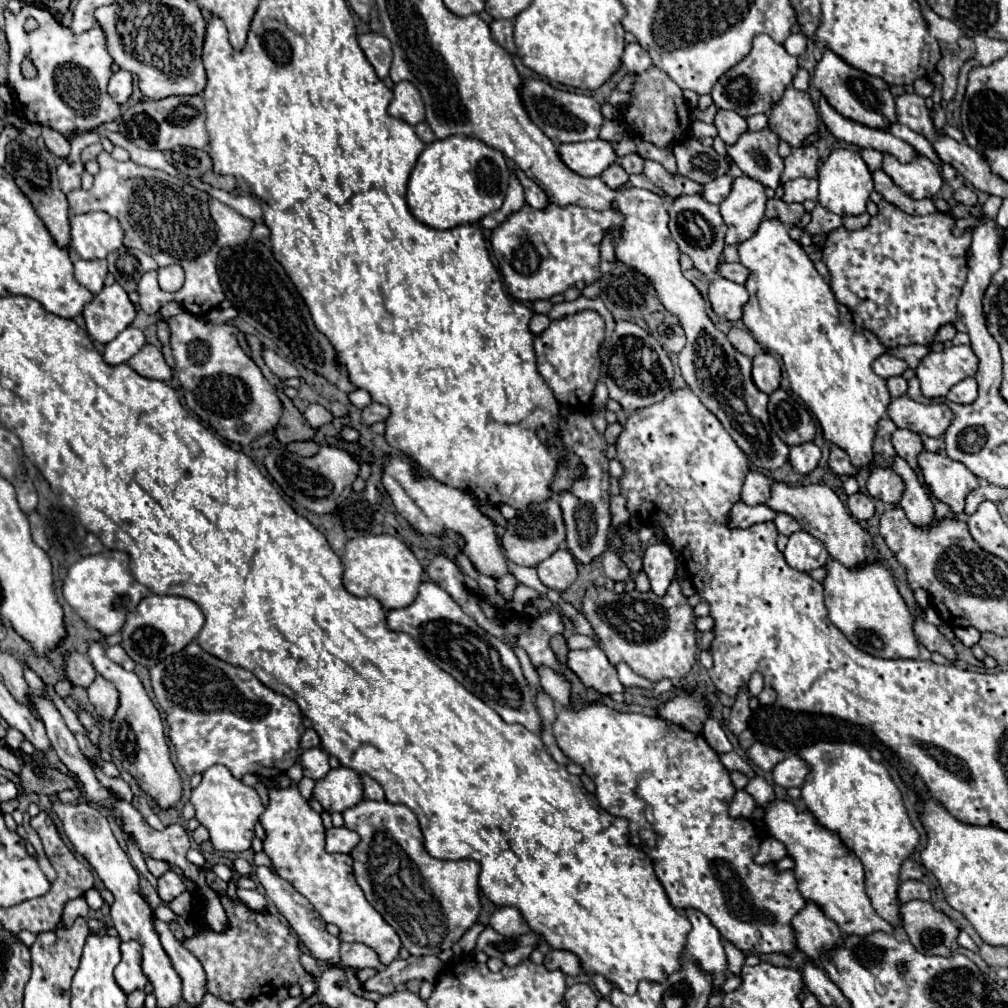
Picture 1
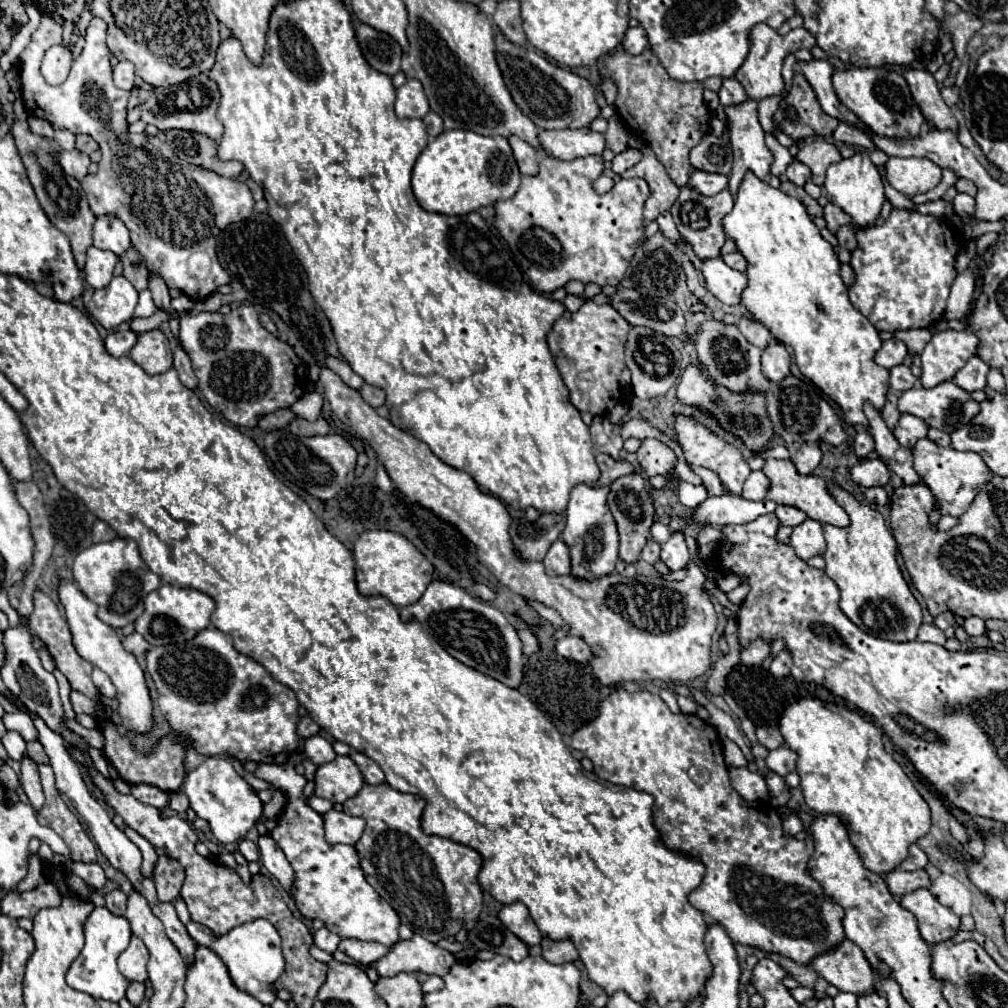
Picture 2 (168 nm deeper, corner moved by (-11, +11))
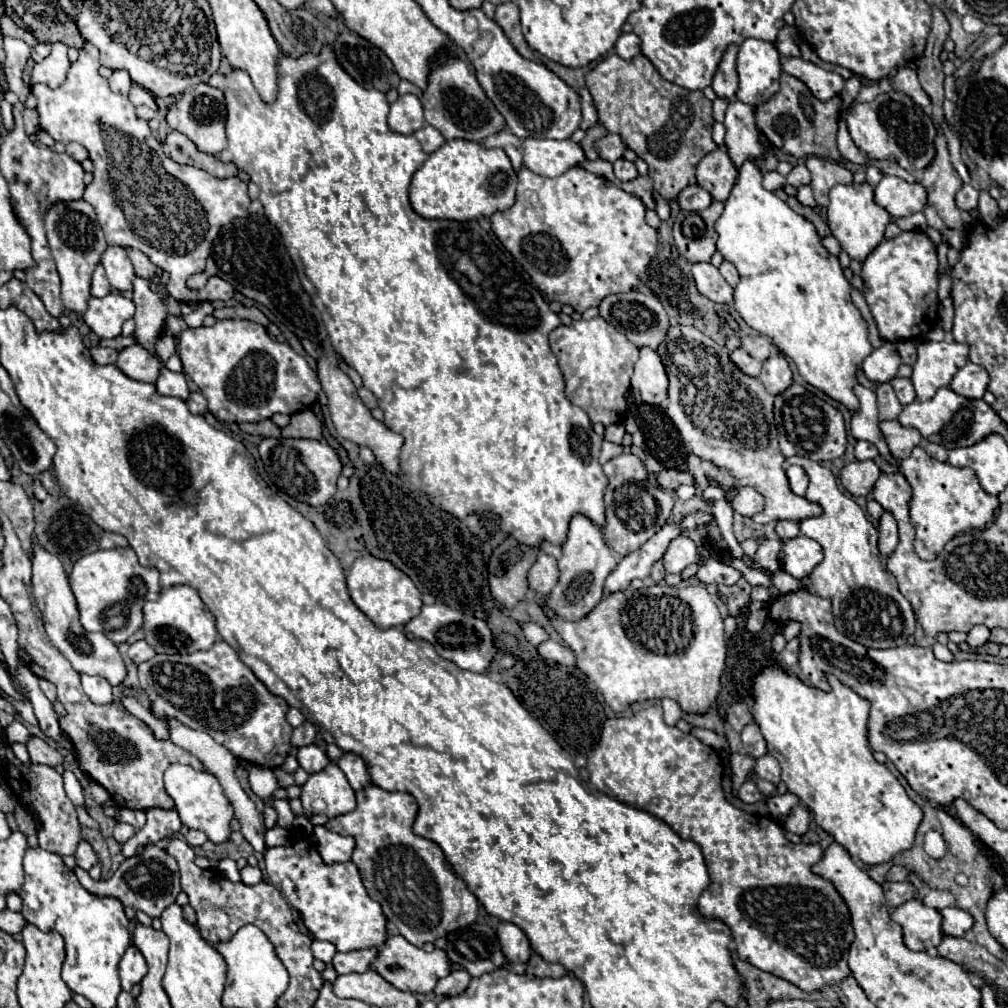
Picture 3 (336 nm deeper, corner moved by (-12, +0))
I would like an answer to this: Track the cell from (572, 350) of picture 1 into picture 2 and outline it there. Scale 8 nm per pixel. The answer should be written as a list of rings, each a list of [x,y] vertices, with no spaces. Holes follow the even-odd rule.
[[[585,301],[585,305],[577,313],[565,311],[555,323],[553,329],[547,335],[549,351],[555,359],[555,365],[563,377],[565,387],[569,389],[571,403],[583,413],[589,411],[591,415],[607,415],[621,397],[621,387],[619,387],[619,373],[625,369],[625,355],[623,355],[623,343],[629,333],[629,323],[613,309],[611,305],[597,305],[593,301]]]

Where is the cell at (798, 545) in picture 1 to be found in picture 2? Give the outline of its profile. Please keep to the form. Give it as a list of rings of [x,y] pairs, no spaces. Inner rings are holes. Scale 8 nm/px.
[[[813,519],[803,521],[803,525],[797,525],[793,529],[789,545],[795,549],[797,557],[805,561],[815,555],[823,555],[827,549],[827,541],[823,537],[823,525]]]

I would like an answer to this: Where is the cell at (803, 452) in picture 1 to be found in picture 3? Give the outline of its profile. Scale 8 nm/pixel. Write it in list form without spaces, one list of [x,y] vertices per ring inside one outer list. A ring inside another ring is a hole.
[[[790,466],[786,470],[786,476],[788,476],[788,482],[790,482],[790,490],[798,496],[804,496],[806,488],[808,488],[808,476],[806,472],[800,468],[800,466]]]

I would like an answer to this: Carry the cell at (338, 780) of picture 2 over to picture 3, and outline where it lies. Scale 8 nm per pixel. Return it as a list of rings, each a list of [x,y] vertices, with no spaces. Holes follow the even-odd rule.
[[[330,762],[324,770],[310,774],[300,790],[300,802],[308,814],[314,814],[314,800],[322,800],[326,804],[322,814],[328,818],[352,812],[356,808],[356,794],[344,772],[334,762]]]

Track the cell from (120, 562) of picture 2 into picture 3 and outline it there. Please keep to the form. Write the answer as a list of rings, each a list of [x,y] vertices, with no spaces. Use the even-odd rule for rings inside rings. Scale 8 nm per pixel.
[[[130,546],[84,554],[70,572],[70,588],[76,596],[80,624],[84,630],[102,632],[114,644],[126,642],[142,626],[144,602],[158,600],[162,592],[156,568],[142,566]]]

